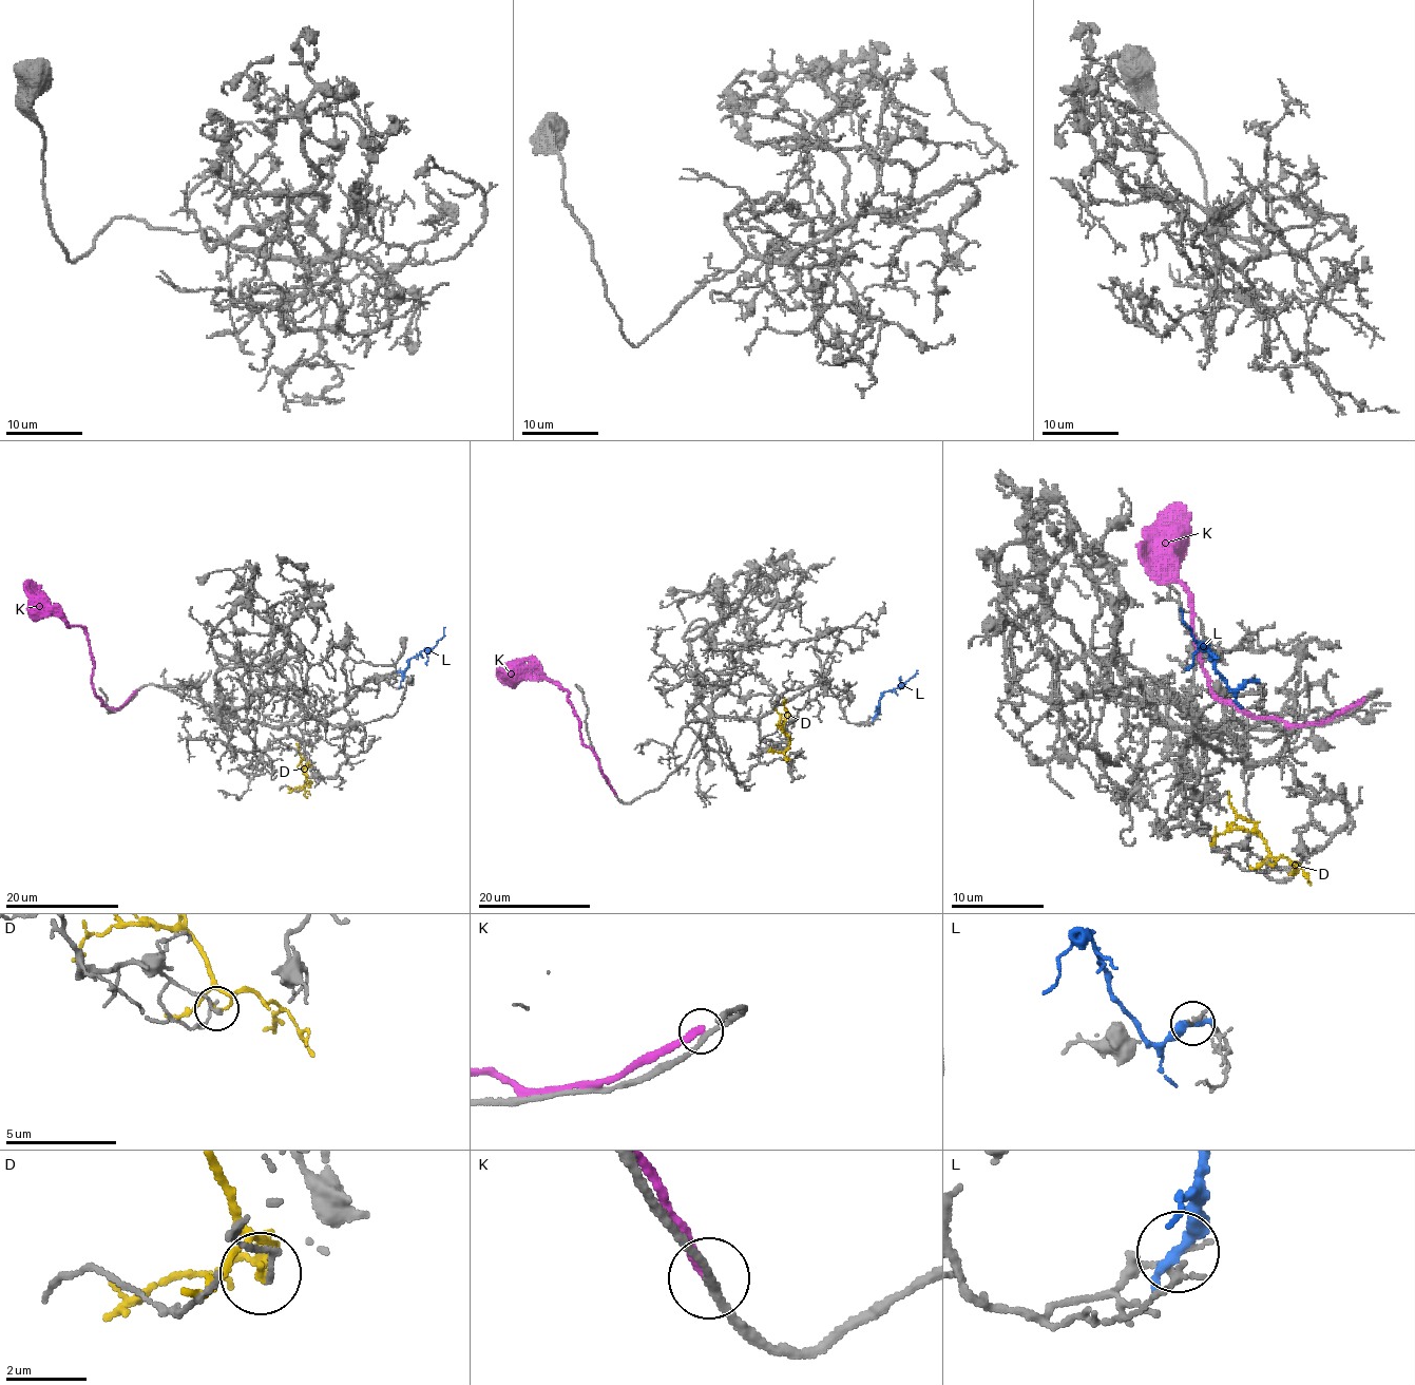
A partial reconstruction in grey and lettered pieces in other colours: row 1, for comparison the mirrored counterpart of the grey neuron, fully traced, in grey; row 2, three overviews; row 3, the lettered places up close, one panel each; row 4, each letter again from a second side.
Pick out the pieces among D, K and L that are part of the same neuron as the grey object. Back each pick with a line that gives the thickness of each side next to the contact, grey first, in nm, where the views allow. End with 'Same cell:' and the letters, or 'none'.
Same cell: none

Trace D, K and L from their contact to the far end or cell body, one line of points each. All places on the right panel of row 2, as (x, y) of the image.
D: (1270, 864), (1276, 859), (1255, 831), (1229, 829), (1218, 834), (1210, 846)
K: (1362, 699), (1307, 724), (1225, 704), (1209, 685), (1192, 596), (1176, 582), (1160, 511)
L: (1249, 682), (1236, 689), (1227, 684), (1216, 668), (1207, 646), (1203, 647), (1182, 622), (1180, 608)

